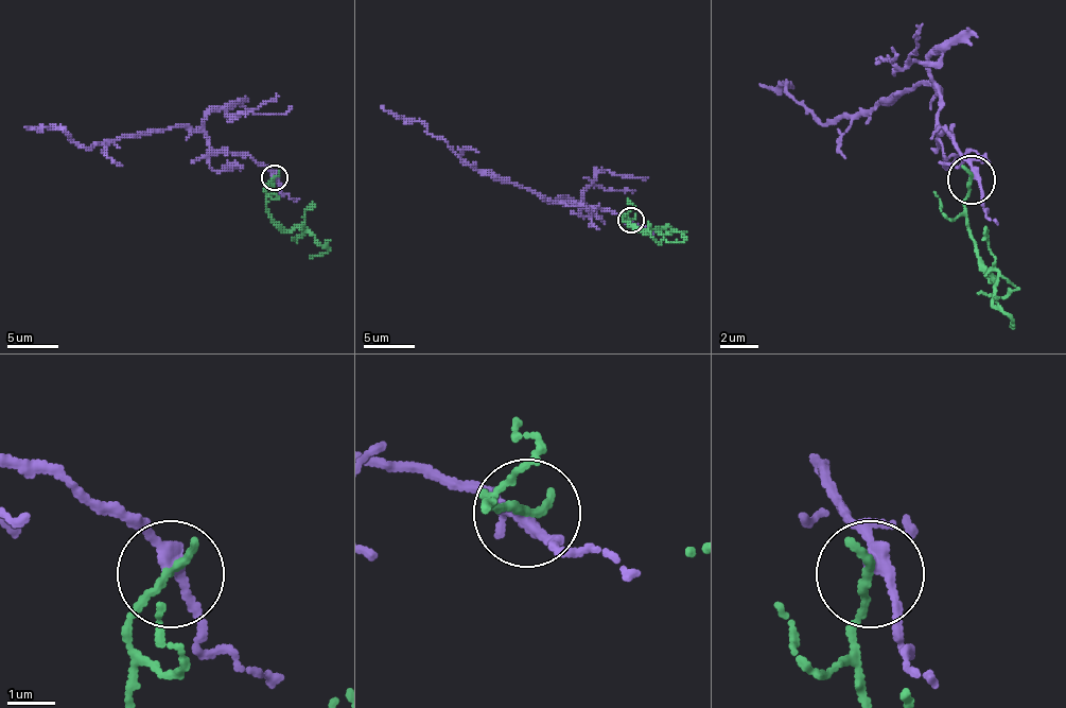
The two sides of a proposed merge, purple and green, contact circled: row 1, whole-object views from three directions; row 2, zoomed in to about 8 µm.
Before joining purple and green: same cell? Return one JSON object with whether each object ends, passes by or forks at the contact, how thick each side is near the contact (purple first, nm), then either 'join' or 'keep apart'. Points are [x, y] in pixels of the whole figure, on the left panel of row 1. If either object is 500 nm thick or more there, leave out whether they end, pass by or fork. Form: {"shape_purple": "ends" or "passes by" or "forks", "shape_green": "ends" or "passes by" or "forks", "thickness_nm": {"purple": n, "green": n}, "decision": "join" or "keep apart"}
{"shape_purple": "passes by", "shape_green": "ends", "thickness_nm": {"purple": 280, "green": 200}, "decision": "keep apart"}

